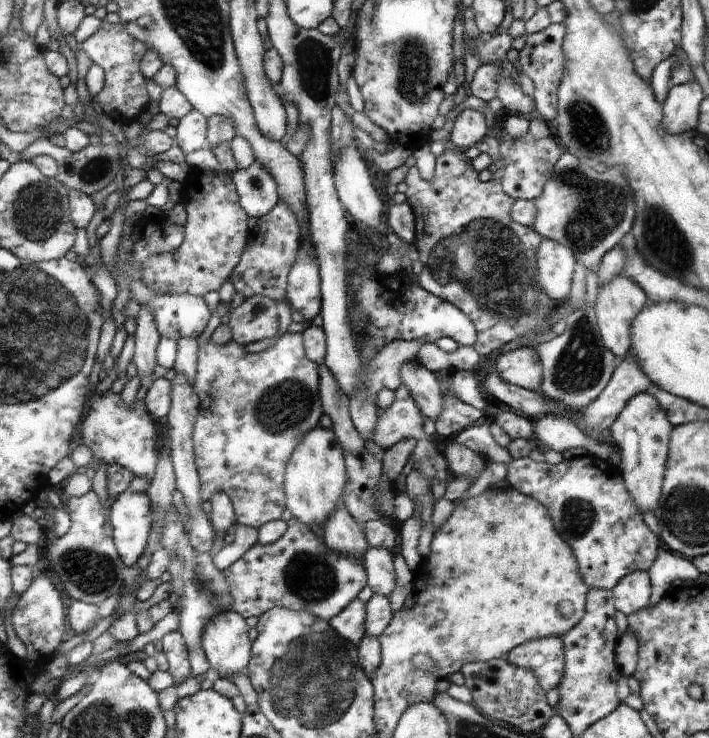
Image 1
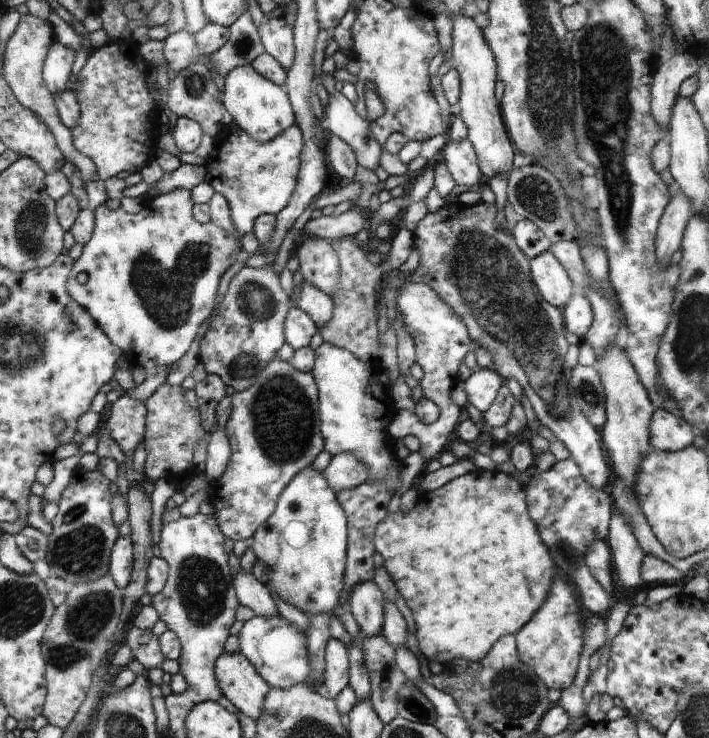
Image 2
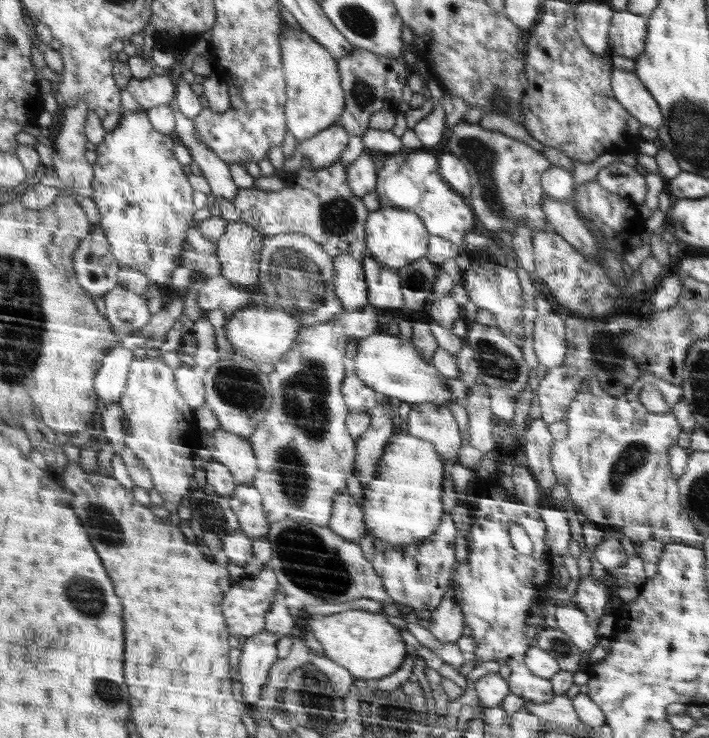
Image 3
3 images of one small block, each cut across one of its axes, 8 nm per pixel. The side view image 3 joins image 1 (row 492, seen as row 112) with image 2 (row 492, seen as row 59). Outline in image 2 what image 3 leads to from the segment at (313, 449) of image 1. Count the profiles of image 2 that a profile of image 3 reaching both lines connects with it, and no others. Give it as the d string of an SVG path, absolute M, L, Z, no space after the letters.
M306 468L286 496L277 500L278 512L270 524L254 532L252 550L270 568L270 584L284 602L306 615L328 614L339 604L346 570L346 518L337 493L315 468Z

